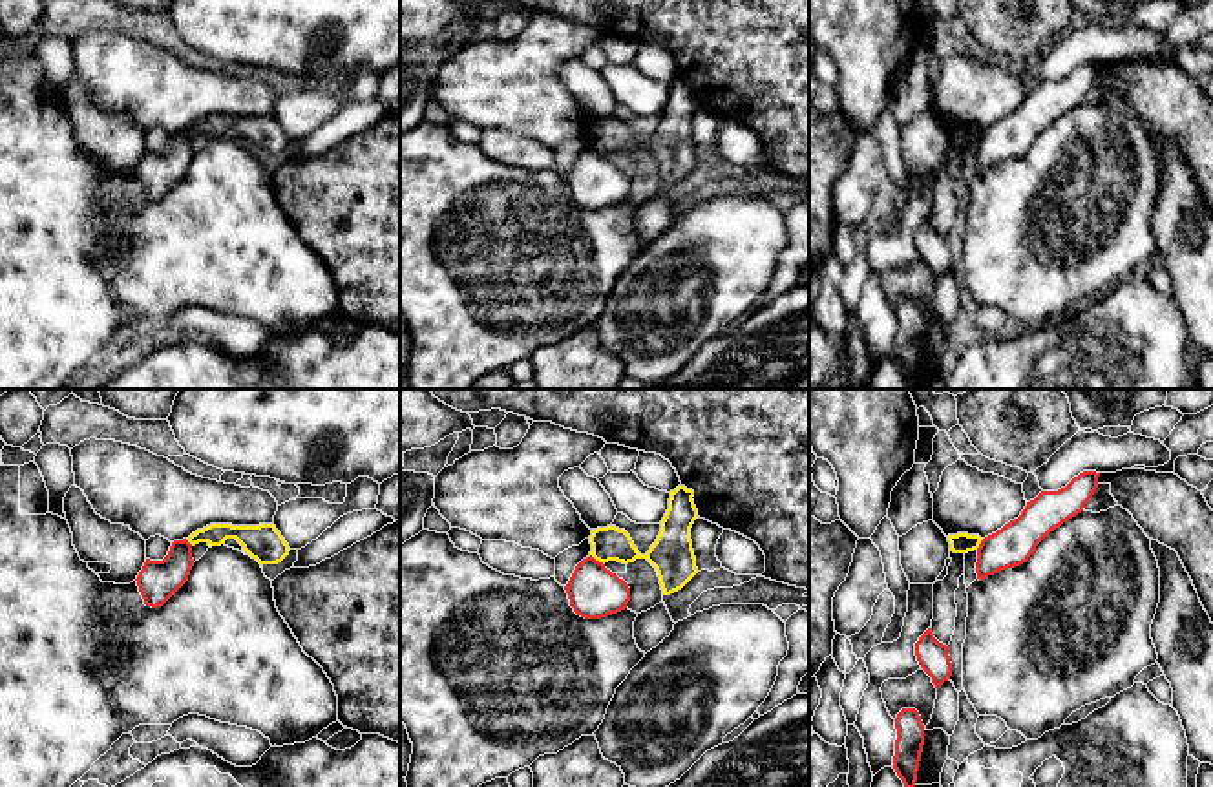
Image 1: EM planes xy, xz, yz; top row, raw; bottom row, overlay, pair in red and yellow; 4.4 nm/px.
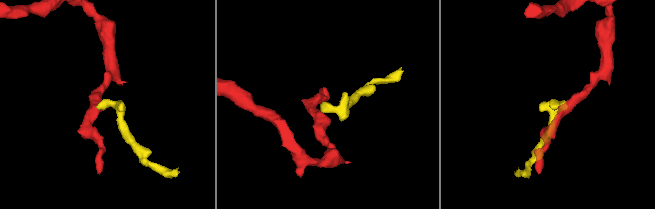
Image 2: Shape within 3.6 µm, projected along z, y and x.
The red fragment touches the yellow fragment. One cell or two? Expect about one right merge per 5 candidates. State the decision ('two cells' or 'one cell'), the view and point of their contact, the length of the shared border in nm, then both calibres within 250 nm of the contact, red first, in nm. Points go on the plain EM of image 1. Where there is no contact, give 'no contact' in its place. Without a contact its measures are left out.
two cells; meets red in xz at (598, 152); contact 80 nm long; 240 nm thick on the red side, 150 nm on the other

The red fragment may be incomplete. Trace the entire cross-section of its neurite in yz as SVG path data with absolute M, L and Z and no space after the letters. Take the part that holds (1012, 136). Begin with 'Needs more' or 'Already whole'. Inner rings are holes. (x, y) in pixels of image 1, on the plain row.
Already whole. M1083 62L1058 82L1041 82L1018 110L985 128L977 139L977 170L1027 153L1050 122L1083 102L1098 79L1098 68L1096 62Z

